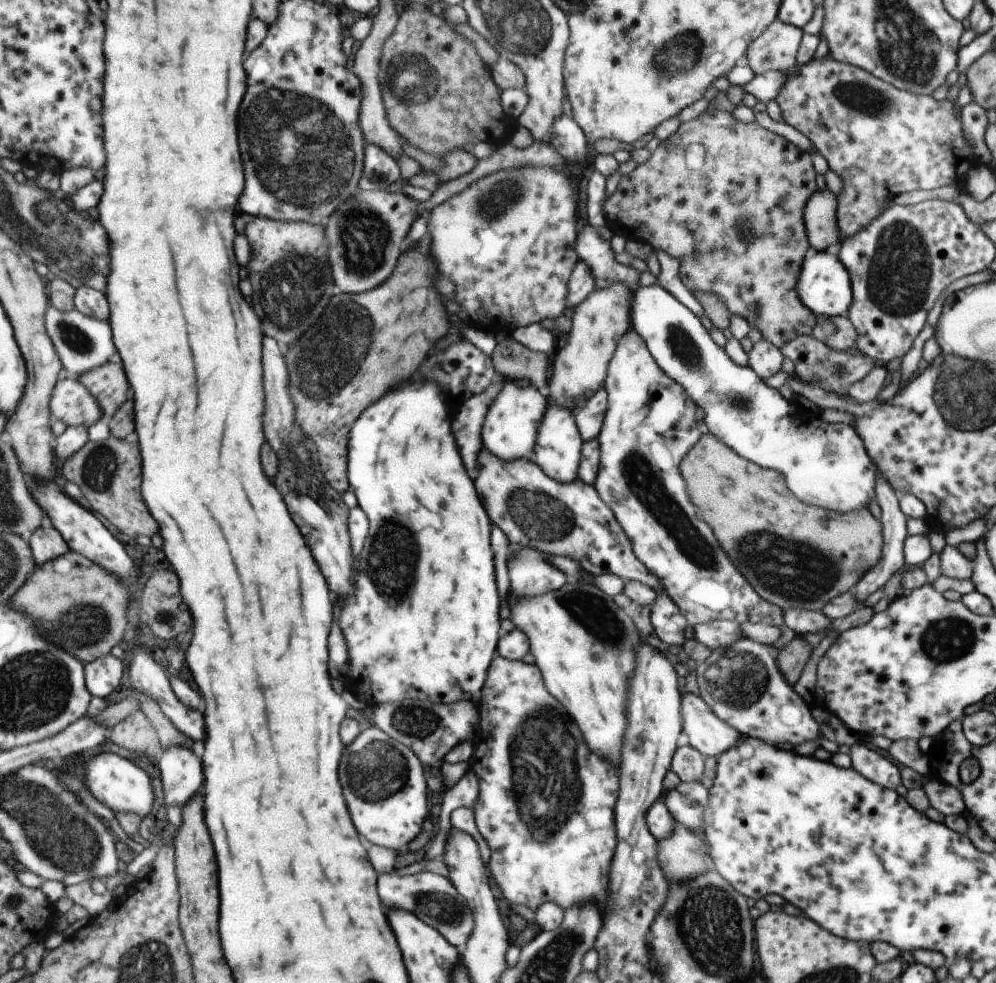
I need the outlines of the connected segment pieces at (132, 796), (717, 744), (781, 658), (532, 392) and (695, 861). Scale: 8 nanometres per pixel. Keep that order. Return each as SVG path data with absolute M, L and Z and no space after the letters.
M102 752L90 758L85 762L87 774L83 774L84 782L89 792L98 801L107 804L107 808L114 812L133 812L139 814L141 818L151 816L153 808L155 808L155 792L153 792L153 784L149 774L139 768L135 762L131 762L129 758L123 758L119 754L110 752Z
M687 692L681 697L682 742L706 757L717 757L742 737L735 728L719 720L701 698Z
M795 636L787 642L781 650L776 651L775 660L779 662L779 672L783 672L783 678L789 684L795 684L801 670L809 660L813 648Z
M506 377L502 379L503 386L489 404L487 415L483 418L481 428L483 448L503 462L530 458L537 443L539 424L546 415L545 398L531 386L517 388L513 386L515 384L513 380Z
M673 820L673 832L669 838L658 840L659 866L667 880L687 880L705 874L712 867L709 844L705 838L697 838L677 820Z

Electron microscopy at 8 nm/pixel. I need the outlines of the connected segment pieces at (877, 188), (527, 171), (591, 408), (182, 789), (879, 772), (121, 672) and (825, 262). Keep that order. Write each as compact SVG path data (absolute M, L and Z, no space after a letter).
M831 56L819 60L813 58L807 64L793 66L781 74L785 74L785 84L774 101L783 122L803 134L814 150L826 160L828 169L841 178L842 188L841 193L836 195L835 211L840 242L863 230L901 192L941 188L951 184L962 188L967 170L978 162L963 136L959 118L953 112L953 102L893 88L870 72L837 61Z
M541 166L541 168L513 168L513 170L501 170L491 176L479 178L477 182L469 184L463 192L447 198L445 202L431 207L429 216L427 216L427 228L424 231L429 232L429 251L435 266L441 276L446 276L455 284L455 294L453 302L457 302L462 309L462 315L468 321L468 324L475 328L481 328L485 332L507 332L508 335L517 327L527 326L535 322L548 319L555 322L555 318L563 312L565 308L565 284L570 280L575 267L575 240L577 240L577 228L585 220L585 210L583 202L579 202L577 196L576 178L569 178L561 168Z
M601 386L593 396L586 400L581 410L574 416L575 426L579 430L579 436L585 443L591 438L596 438L602 430L603 419L606 418L607 392Z
M171 746L156 760L168 806L187 806L203 788L203 764L185 746Z
M853 743L849 746L850 767L875 784L894 790L900 784L899 770L885 756L869 750L864 745Z
M110 654L85 665L87 688L90 689L93 696L103 699L119 688L125 676L125 666L121 659Z
M810 249L803 260L801 270L799 270L800 279L795 284L795 292L803 306L813 312L818 318L831 318L831 316L841 316L846 314L851 304L851 285L848 272L839 262L838 257L831 256L827 251L815 252Z

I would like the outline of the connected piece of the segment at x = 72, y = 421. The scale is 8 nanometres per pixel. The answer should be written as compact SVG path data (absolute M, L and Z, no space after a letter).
M63 379L55 385L50 402L54 420L60 420L67 427L89 426L106 418L103 408L94 393L77 379Z

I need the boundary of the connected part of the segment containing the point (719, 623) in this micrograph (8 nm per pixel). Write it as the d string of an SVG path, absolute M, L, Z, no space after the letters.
M718 619L691 626L693 639L711 650L727 648L741 638L741 628L735 620Z

